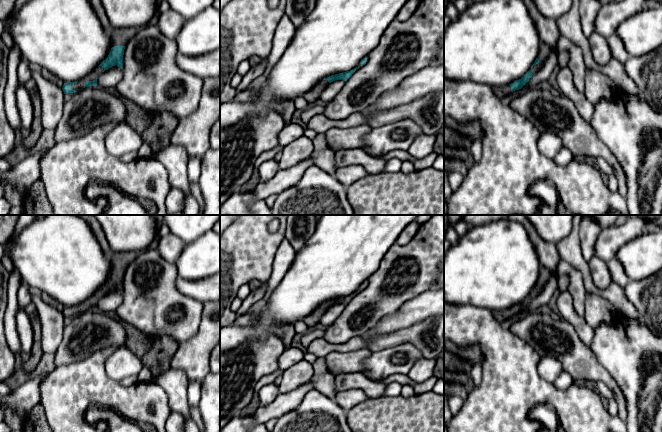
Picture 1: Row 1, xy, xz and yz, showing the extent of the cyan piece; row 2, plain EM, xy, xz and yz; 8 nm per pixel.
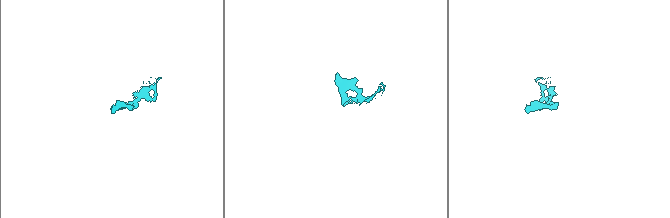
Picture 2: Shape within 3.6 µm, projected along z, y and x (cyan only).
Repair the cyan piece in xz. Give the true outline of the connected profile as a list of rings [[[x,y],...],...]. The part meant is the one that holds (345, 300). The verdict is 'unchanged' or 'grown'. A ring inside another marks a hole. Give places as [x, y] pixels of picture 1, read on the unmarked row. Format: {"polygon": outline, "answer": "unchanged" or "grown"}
{"polygon": [[[357,291],[344,296],[344,297],[339,297],[339,298],[335,298],[335,299],[331,299],[327,302],[324,302],[323,304],[319,305],[310,315],[308,315],[307,317],[305,317],[302,321],[310,328],[314,325],[316,325],[319,321],[321,316],[325,313],[325,311],[335,305],[335,304],[344,304],[347,305],[352,298],[356,295]]], "answer": "grown"}

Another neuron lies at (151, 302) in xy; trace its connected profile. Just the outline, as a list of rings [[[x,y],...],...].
[[[148,248],[128,264],[123,279],[122,303],[116,310],[116,315],[144,334],[152,337],[168,336],[179,343],[185,342],[195,336],[199,330],[203,303],[182,294],[176,286],[179,278],[175,263],[168,262],[158,253],[156,248]]]

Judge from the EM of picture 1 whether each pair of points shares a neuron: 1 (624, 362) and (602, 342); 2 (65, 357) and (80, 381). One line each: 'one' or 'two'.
1: one
2: two

